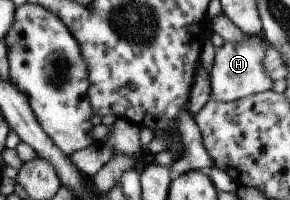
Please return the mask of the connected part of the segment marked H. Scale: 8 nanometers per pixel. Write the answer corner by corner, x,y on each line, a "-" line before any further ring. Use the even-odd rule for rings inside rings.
250,35
244,44
224,42
221,47
216,48
210,73
212,100
223,103
234,102
252,94
266,92
272,88
274,80
268,76
266,64
264,64
270,44
263,36
258,37
261,39
256,40
254,35

